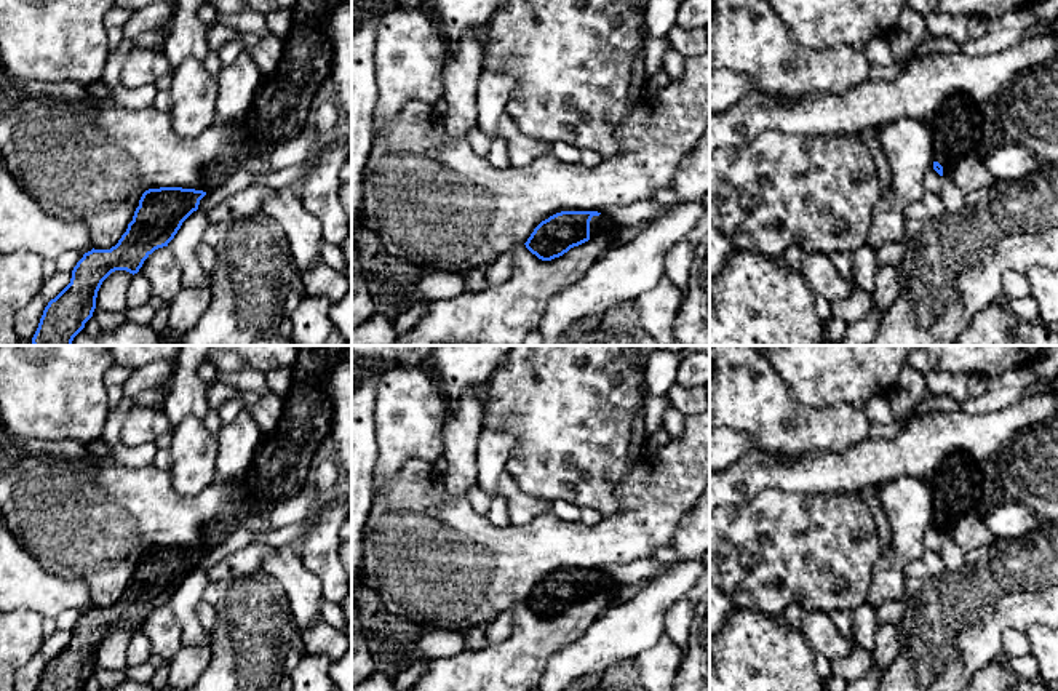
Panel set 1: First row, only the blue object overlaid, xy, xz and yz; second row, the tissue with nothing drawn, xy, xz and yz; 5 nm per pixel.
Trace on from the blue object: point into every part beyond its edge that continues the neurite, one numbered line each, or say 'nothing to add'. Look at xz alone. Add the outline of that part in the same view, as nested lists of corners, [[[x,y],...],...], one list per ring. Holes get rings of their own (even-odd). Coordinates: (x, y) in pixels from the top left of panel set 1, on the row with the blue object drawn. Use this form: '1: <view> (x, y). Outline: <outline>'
1: xz (601, 224). Outline: [[[603,211],[599,216],[593,216],[590,221],[590,238],[599,235],[614,235],[615,242],[612,248],[620,245],[622,230],[623,227],[618,227],[615,222],[612,222]]]

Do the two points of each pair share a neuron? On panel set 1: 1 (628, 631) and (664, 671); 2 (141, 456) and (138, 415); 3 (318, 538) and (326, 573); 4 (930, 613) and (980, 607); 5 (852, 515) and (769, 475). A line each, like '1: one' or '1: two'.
1: two
2: two
3: one
4: one
5: two

